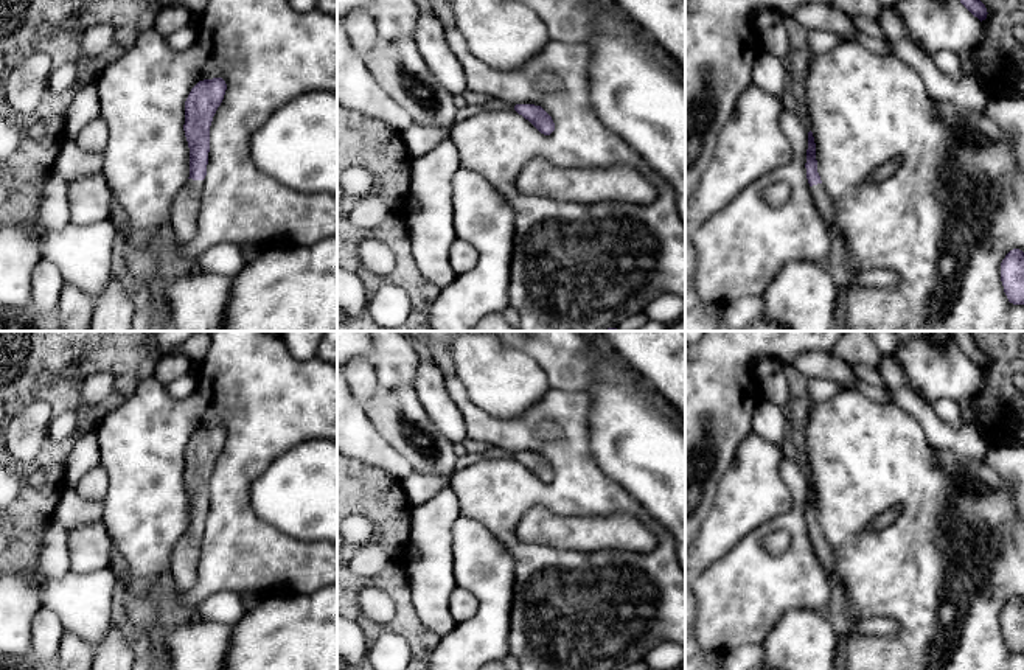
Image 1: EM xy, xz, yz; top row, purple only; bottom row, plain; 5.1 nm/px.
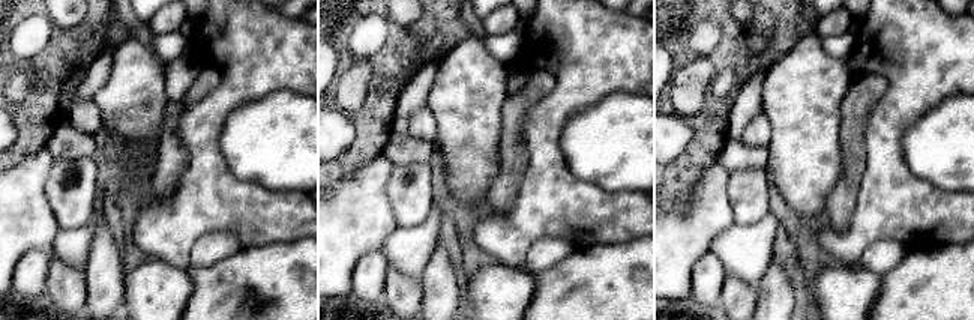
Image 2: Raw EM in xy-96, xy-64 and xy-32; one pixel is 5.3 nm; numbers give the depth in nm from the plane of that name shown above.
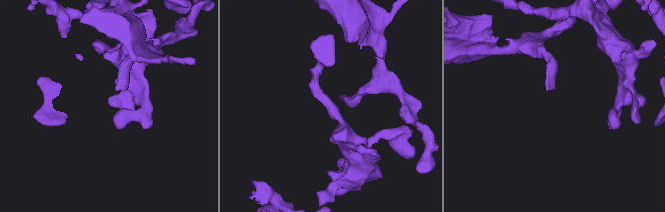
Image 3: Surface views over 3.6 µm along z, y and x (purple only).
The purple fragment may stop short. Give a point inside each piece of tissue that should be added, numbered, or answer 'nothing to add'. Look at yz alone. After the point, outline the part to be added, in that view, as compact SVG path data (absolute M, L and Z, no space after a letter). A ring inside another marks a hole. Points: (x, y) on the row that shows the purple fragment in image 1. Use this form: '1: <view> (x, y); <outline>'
1: yz (824, 204); M822 183L813 185L811 194L816 204L816 208L822 218L822 222L830 230L838 230L834 205L830 194L825 191Z

